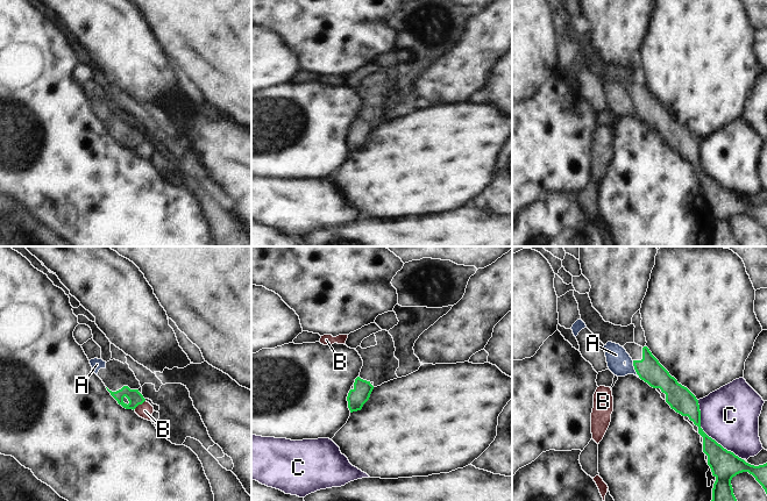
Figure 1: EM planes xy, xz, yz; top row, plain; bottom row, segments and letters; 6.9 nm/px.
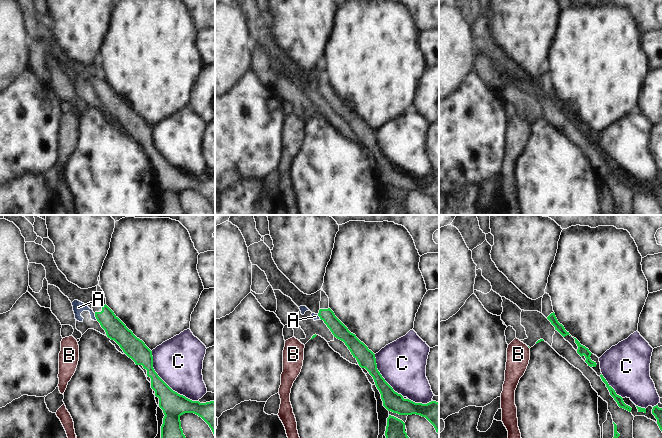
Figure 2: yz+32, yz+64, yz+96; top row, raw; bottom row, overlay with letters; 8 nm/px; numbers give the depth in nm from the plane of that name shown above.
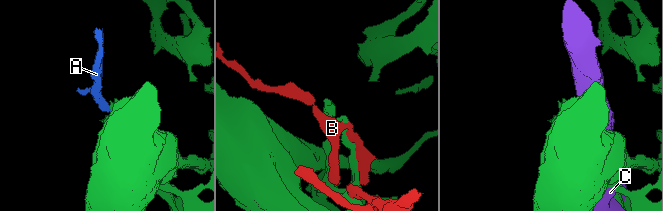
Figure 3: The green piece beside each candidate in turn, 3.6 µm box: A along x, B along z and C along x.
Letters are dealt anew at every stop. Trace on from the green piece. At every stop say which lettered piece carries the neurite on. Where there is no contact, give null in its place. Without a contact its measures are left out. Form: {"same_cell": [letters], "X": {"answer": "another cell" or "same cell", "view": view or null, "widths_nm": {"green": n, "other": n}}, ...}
{"same_cell": [], "A": {"answer": "another cell", "view": "yz", "widths_nm": {"green": 170, "other": 140}}, "B": {"answer": "another cell", "view": "xy", "widths_nm": {"green": 100, "other": 110}}, "C": {"answer": "another cell", "view": "yz", "widths_nm": {"green": 200, "other": 400}}}

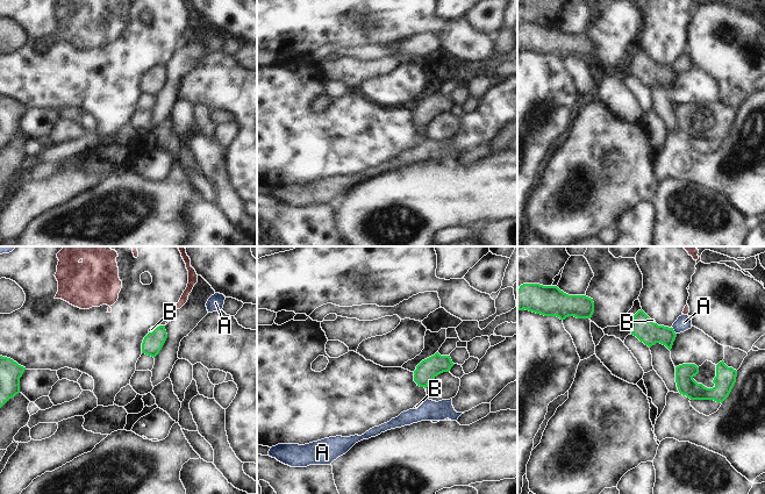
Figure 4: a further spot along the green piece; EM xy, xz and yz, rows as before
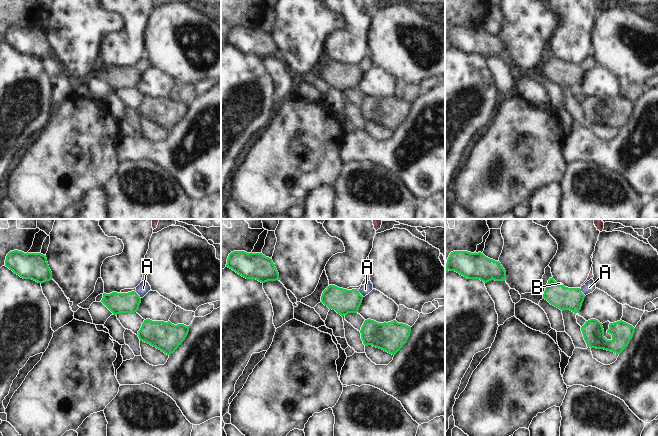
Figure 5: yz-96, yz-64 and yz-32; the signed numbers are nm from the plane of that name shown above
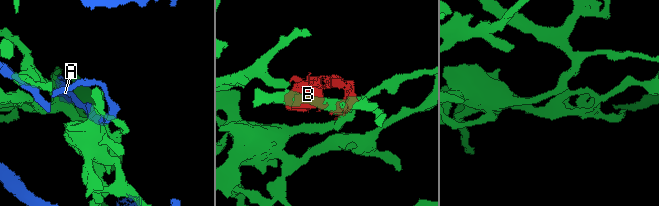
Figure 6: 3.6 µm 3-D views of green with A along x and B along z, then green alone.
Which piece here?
{"same_cell": [], "A": {"answer": "another cell", "view": "yz", "widths_nm": {"green": 160, "other": 110}}, "B": {"answer": "another cell", "view": "xy", "widths_nm": {"green": 140, "other": 30}}}

